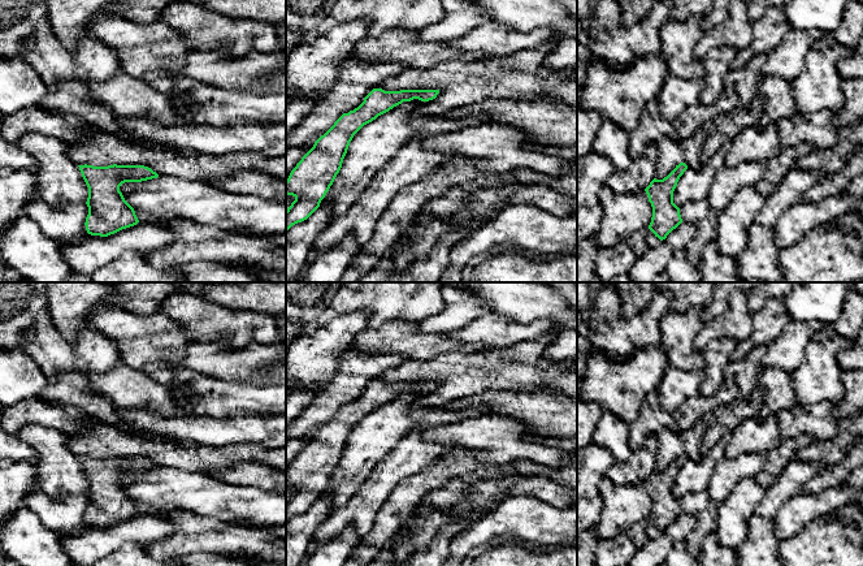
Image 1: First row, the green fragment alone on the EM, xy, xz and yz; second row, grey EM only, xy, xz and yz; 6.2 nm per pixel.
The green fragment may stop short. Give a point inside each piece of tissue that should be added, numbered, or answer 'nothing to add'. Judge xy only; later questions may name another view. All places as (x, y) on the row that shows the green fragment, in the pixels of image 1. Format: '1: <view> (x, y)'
nothing to add

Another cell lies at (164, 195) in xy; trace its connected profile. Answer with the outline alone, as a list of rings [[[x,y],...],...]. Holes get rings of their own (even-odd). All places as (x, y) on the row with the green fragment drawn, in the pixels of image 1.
[[[172,176],[142,182],[125,182],[120,186],[125,200],[135,209],[155,216],[172,215],[203,225],[217,226],[224,230],[240,232],[246,236],[270,239],[286,234],[286,203],[263,198],[257,194],[231,194],[203,181],[182,180]]]

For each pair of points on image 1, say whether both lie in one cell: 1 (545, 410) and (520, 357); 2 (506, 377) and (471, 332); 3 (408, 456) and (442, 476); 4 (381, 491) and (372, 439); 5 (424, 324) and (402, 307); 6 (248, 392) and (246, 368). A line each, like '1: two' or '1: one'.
1: two
2: two
3: two
4: two
5: two
6: two

